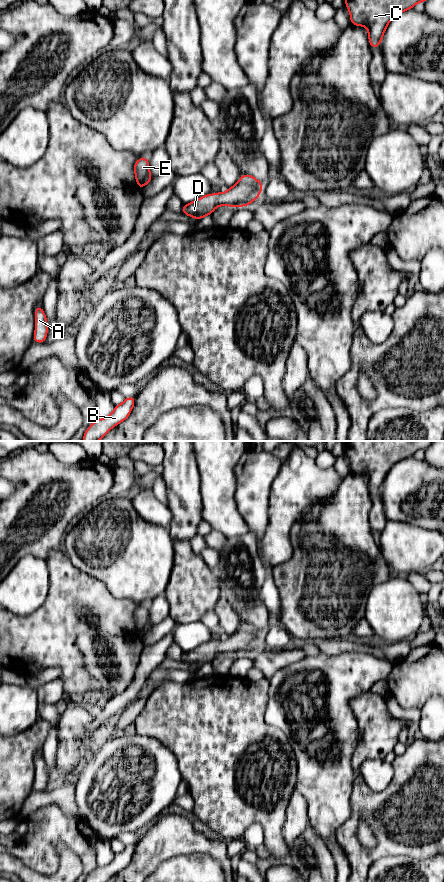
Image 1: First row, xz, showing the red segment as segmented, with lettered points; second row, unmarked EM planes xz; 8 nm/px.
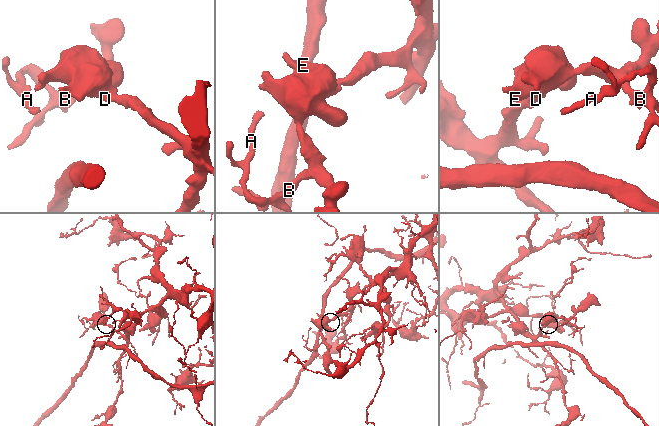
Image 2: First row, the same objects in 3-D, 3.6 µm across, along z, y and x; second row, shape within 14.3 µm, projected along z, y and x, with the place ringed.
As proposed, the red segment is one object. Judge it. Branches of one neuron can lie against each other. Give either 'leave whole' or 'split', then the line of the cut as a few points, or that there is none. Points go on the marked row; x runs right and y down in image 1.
leave whole | no cut

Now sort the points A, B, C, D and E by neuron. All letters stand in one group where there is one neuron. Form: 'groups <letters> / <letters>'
groups A B C D E

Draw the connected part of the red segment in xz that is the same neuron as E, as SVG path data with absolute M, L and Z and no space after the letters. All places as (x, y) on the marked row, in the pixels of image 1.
M141 157L134 163L134 174L138 188L143 189L153 176L150 173L150 166L147 157Z

